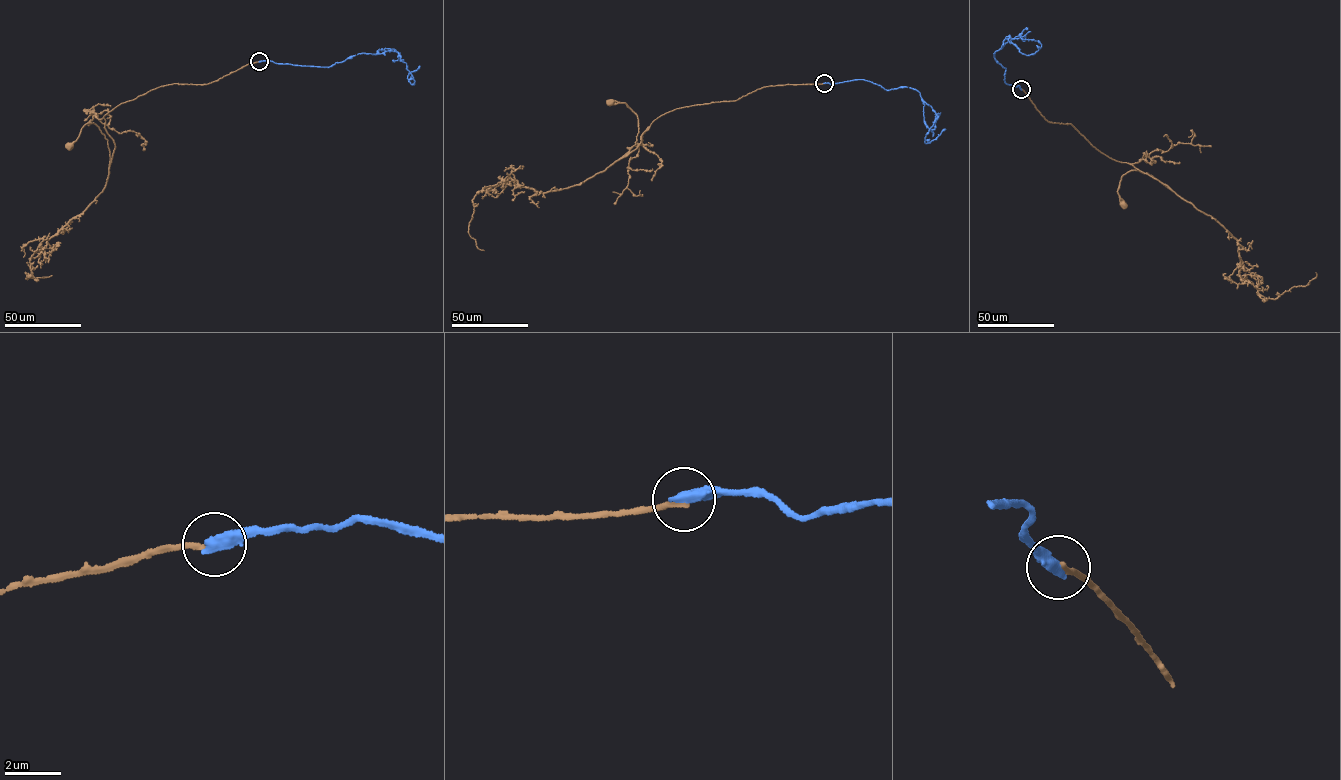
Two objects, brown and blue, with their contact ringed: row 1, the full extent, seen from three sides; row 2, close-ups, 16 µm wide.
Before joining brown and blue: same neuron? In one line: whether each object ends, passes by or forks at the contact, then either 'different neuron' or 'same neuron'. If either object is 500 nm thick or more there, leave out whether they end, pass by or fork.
brown ends | blue ends | different neuron

